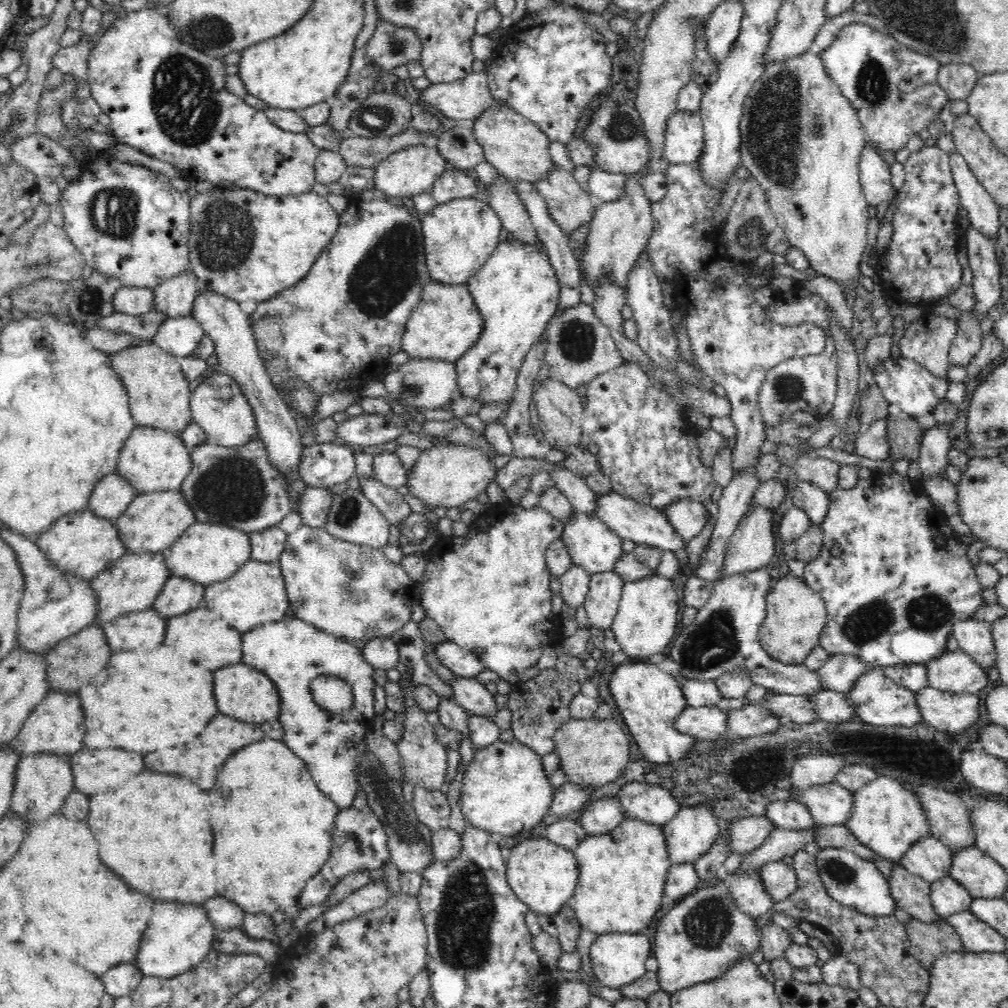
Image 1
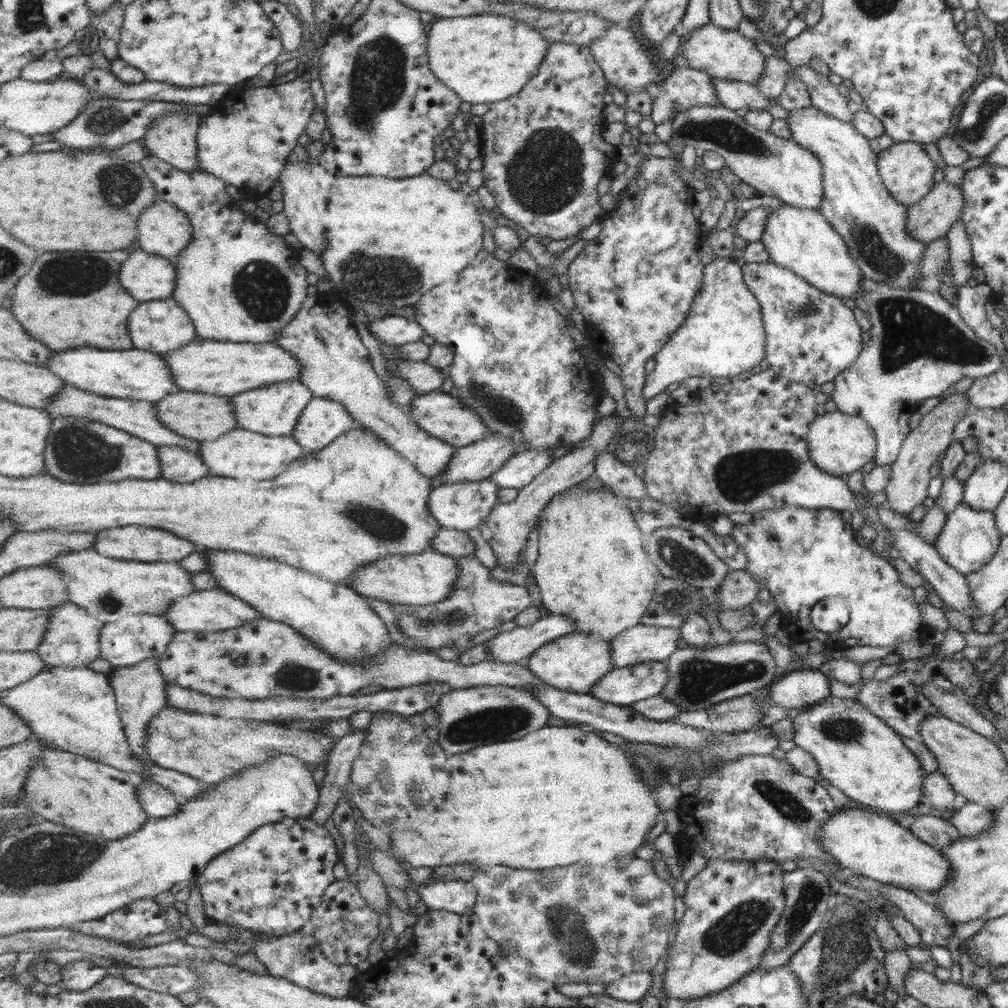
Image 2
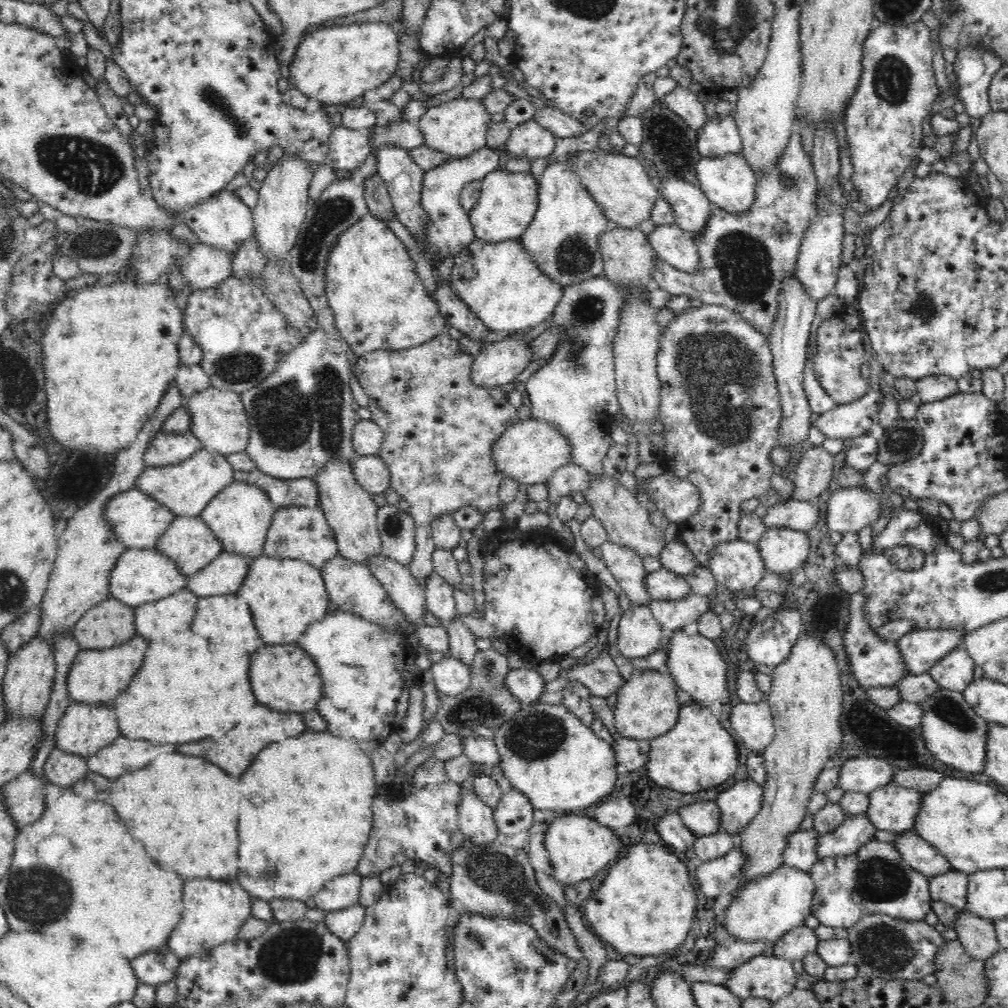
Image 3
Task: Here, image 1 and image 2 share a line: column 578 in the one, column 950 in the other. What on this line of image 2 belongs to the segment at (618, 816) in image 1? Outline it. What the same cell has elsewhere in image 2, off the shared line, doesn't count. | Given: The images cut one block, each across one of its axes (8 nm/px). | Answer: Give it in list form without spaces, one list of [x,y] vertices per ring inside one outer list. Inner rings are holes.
[[[967,801],[966,804],[953,810],[948,821],[961,836],[969,838],[990,827],[992,811],[984,806]]]

